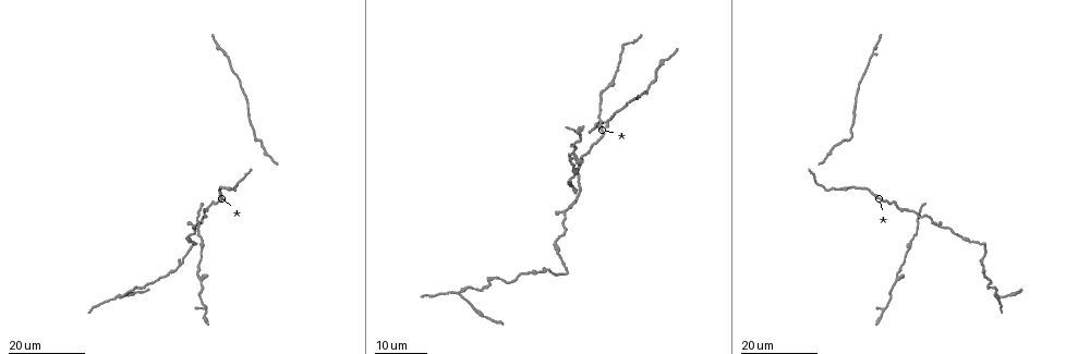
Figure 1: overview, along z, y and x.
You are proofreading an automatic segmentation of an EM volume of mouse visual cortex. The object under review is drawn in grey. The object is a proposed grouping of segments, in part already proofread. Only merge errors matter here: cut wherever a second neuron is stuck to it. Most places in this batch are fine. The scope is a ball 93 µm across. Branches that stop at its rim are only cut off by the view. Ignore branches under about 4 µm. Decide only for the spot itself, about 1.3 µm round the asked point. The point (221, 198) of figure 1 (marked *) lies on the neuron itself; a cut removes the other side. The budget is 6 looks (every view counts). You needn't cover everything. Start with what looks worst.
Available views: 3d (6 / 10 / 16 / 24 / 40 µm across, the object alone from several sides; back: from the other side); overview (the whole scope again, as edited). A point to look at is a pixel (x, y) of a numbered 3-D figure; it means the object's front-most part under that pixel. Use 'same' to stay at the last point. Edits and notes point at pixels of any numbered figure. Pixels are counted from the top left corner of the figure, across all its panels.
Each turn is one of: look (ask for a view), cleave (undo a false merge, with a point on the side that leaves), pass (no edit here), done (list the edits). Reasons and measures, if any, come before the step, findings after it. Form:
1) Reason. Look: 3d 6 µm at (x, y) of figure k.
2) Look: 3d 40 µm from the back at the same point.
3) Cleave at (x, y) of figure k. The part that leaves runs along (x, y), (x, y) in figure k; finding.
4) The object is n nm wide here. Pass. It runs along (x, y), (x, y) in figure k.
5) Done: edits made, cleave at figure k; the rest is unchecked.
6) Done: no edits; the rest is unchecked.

Small branch off a trunk. Look: 3d 24 µm at (115, 295) of figure 1.

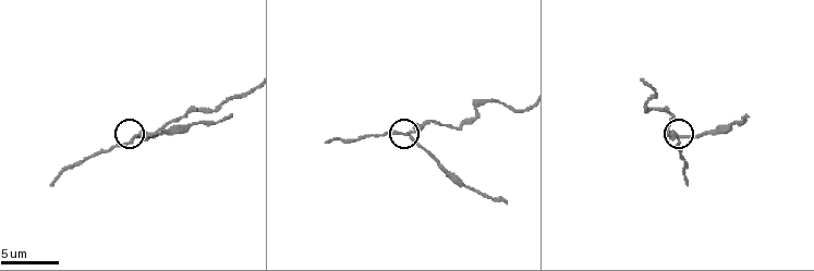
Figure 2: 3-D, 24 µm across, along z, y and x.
Look: 3d 10 µm at (683, 135) of figure 2.

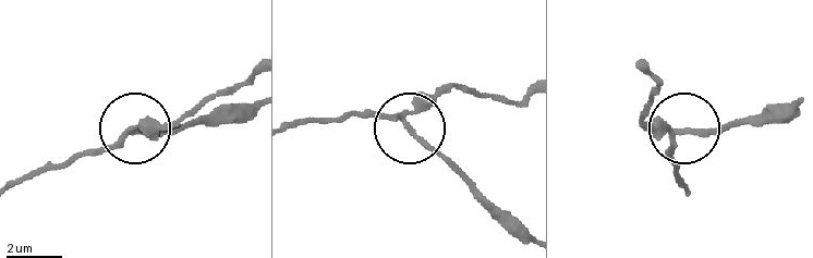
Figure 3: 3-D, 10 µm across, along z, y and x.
The object is 160 nm wide here. Cleave at (436, 151) of figure 3. The part that leaves runs along (408, 124), (525, 226) in figure 3; two neurons meet here.

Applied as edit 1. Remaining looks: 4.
A fork. Look: 3d 16 µm at (203, 216) of figure 1.

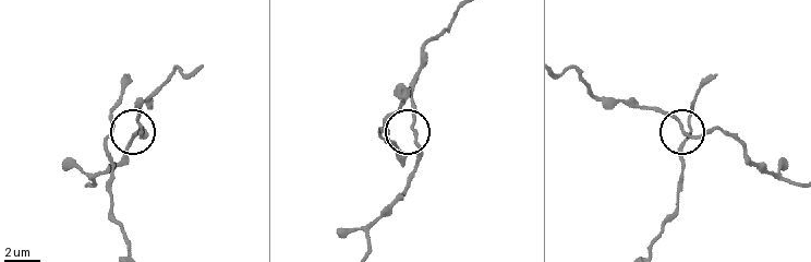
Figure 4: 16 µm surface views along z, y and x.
Look: 3d 6 µm at (412, 129) of figure 4.

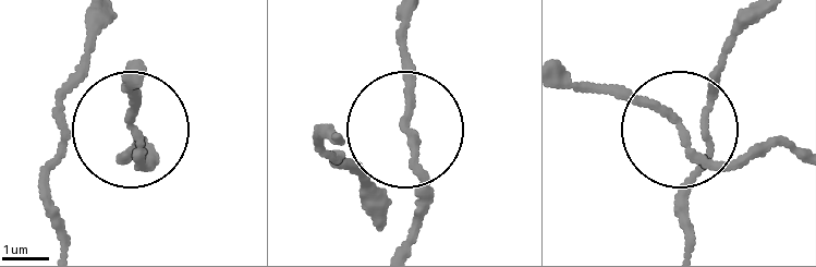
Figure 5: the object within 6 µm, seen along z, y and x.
Pass. It runs along (139, 81), (131, 123), (61, 147), (41, 167) in figure 5; all the same neuron.

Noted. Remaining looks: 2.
Sharp bend. Look: 3d 24 µm at (986, 244) of figure 1.

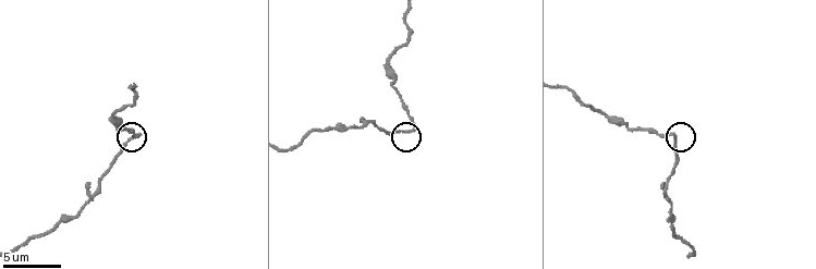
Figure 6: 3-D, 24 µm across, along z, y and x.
Look: 3d 6 µm at (672, 134) of figure 6.

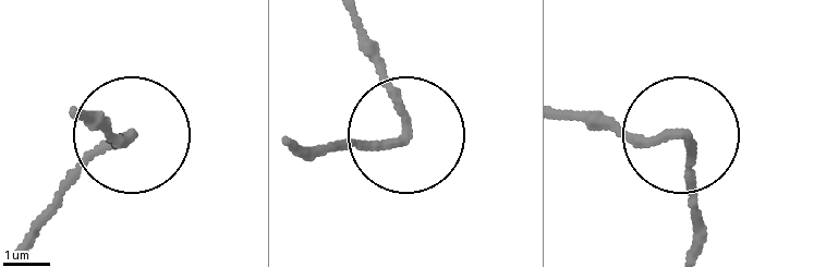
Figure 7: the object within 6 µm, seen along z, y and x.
Pass. It runs along (350, 16), (405, 130), (374, 145), (307, 145) in figure 7; one neuron here.

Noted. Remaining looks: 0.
Done: edits made, cleave at figure 3; the rest is unchecked.

